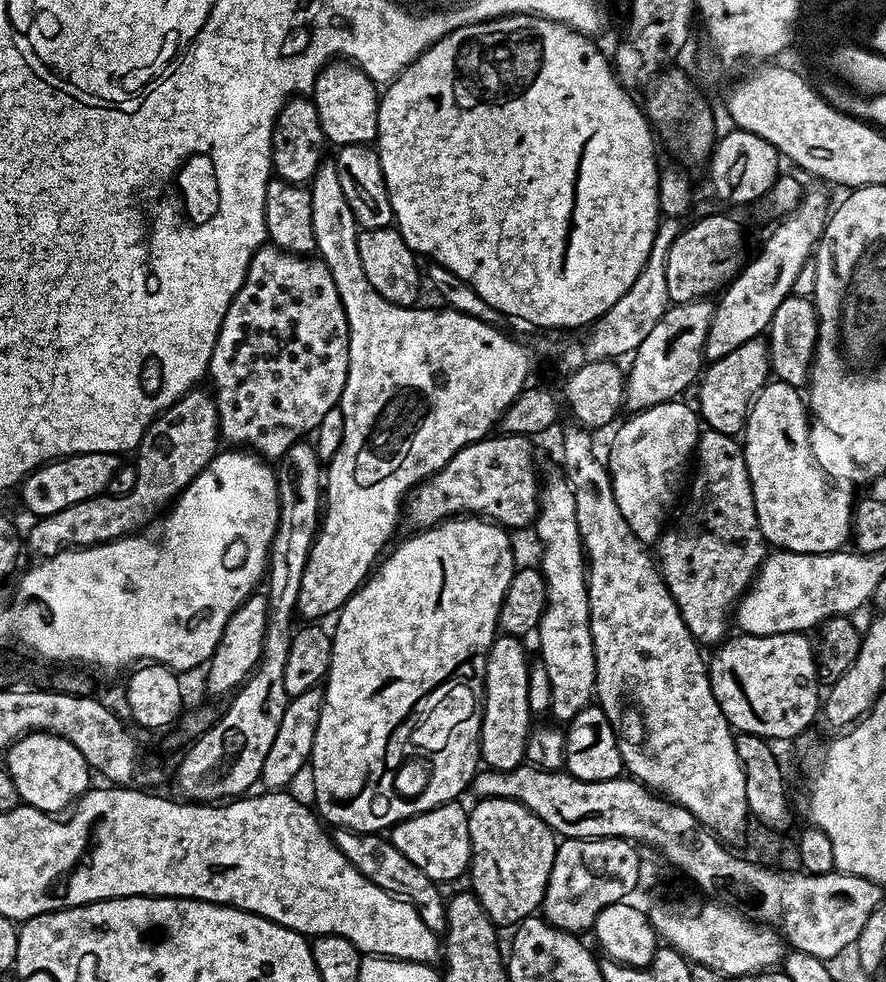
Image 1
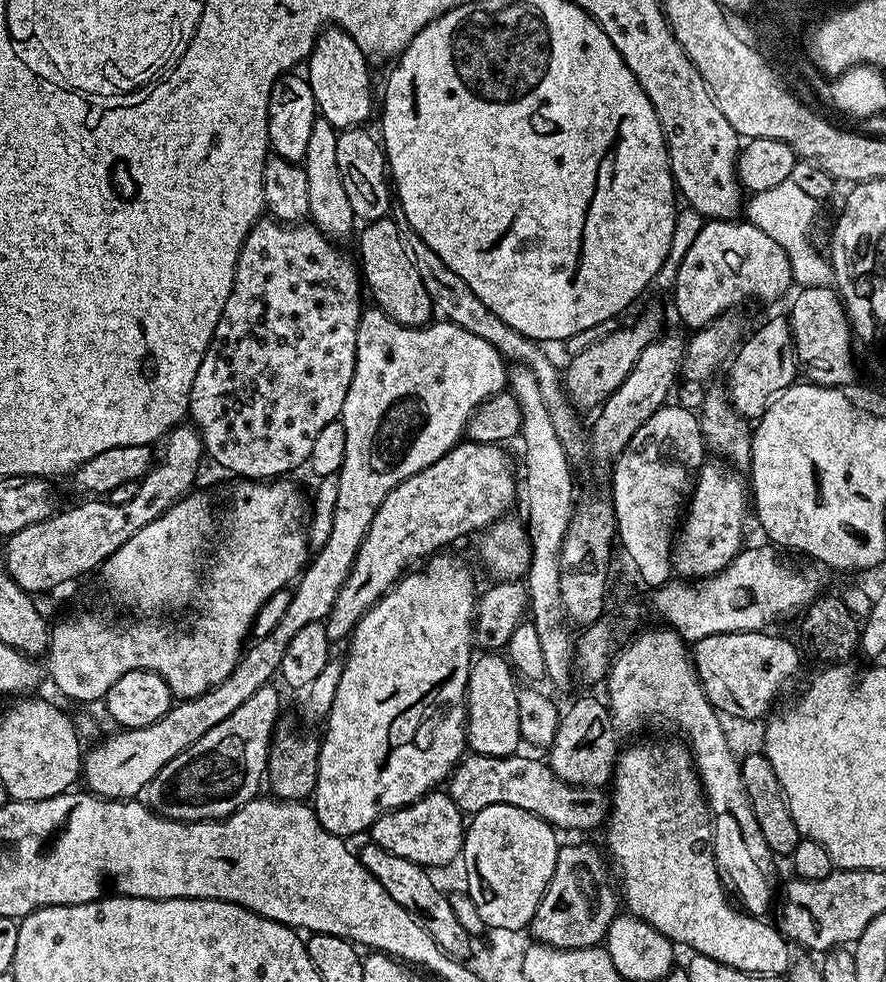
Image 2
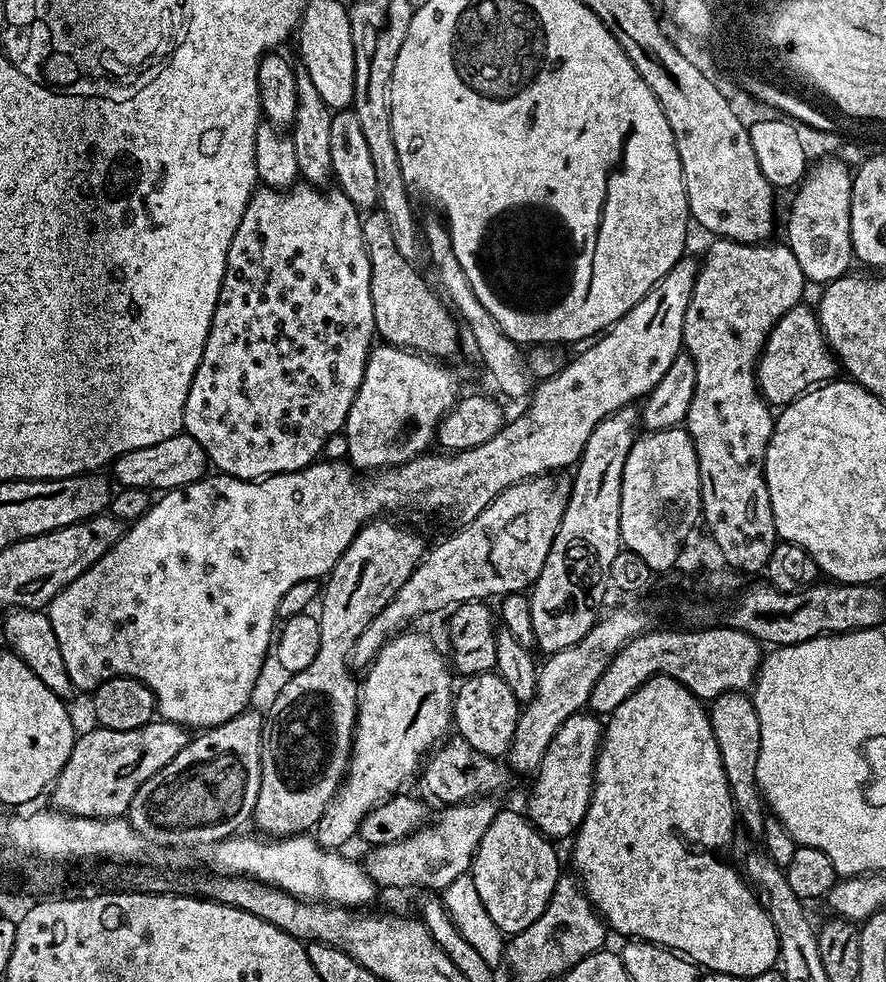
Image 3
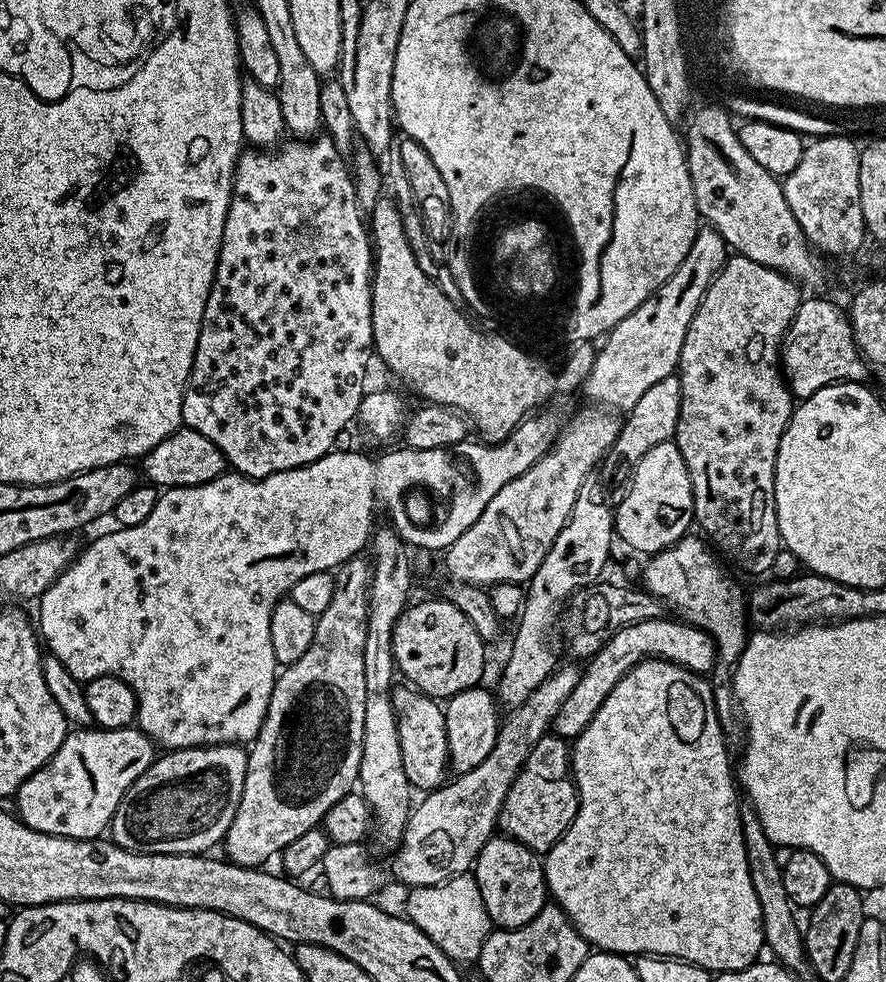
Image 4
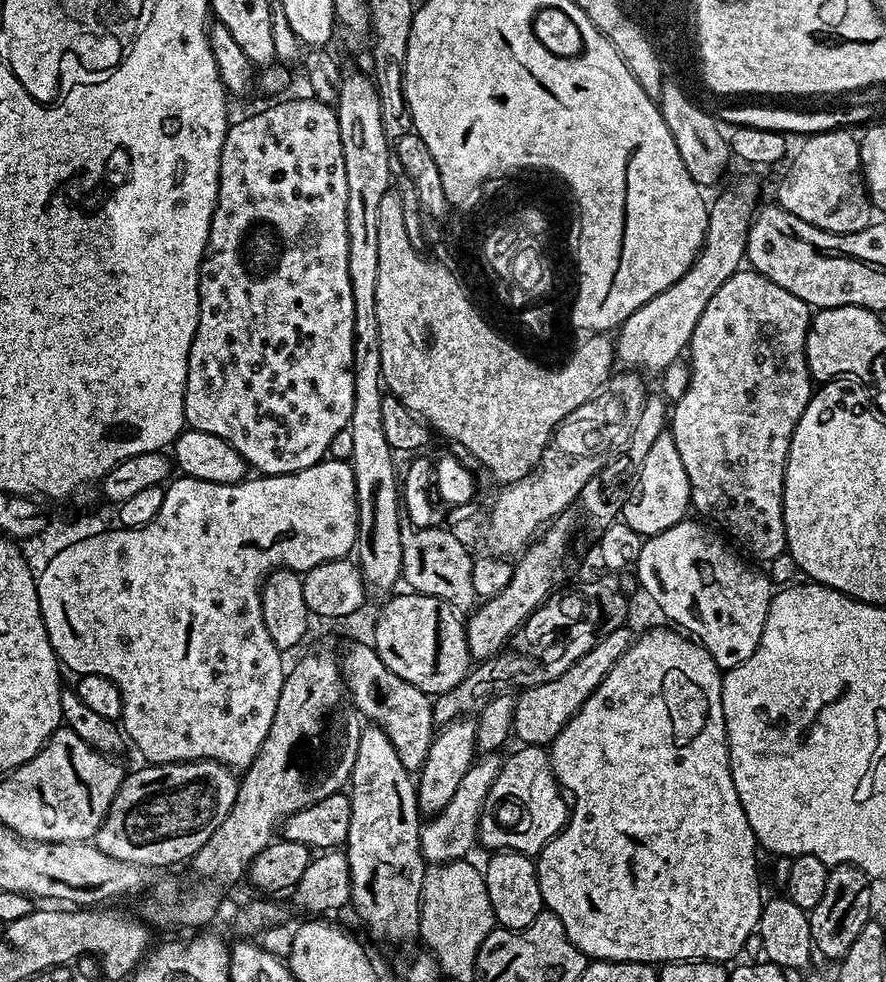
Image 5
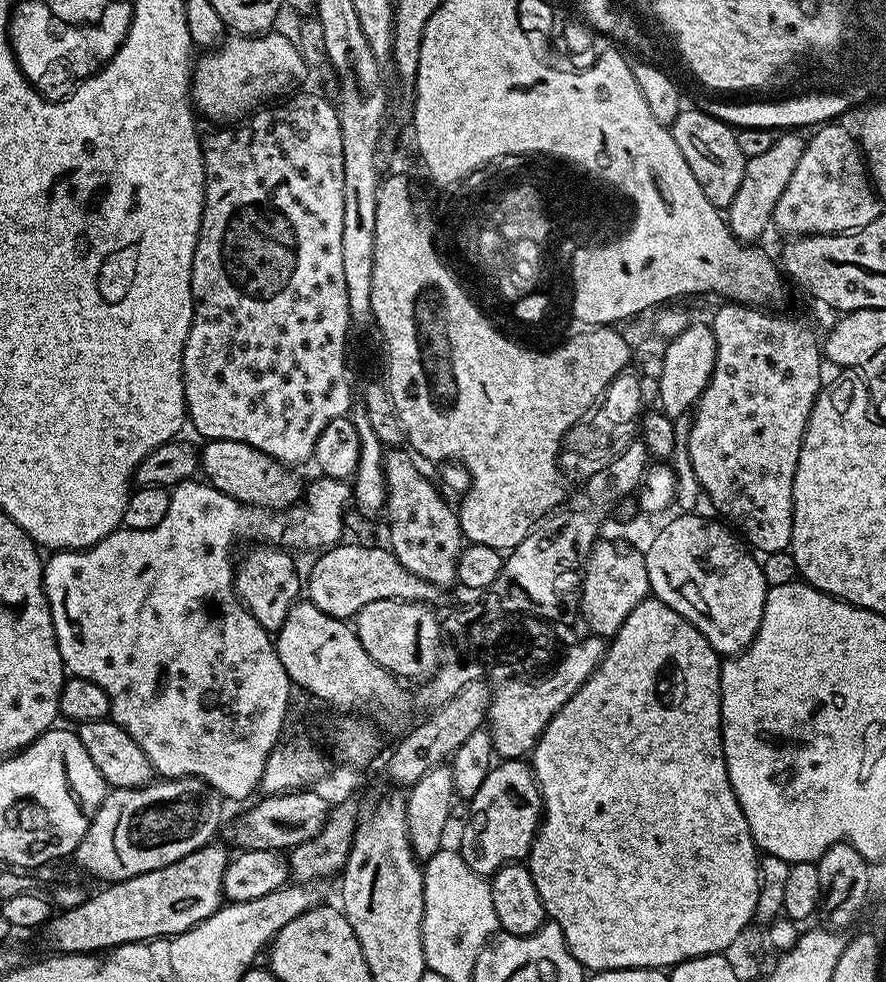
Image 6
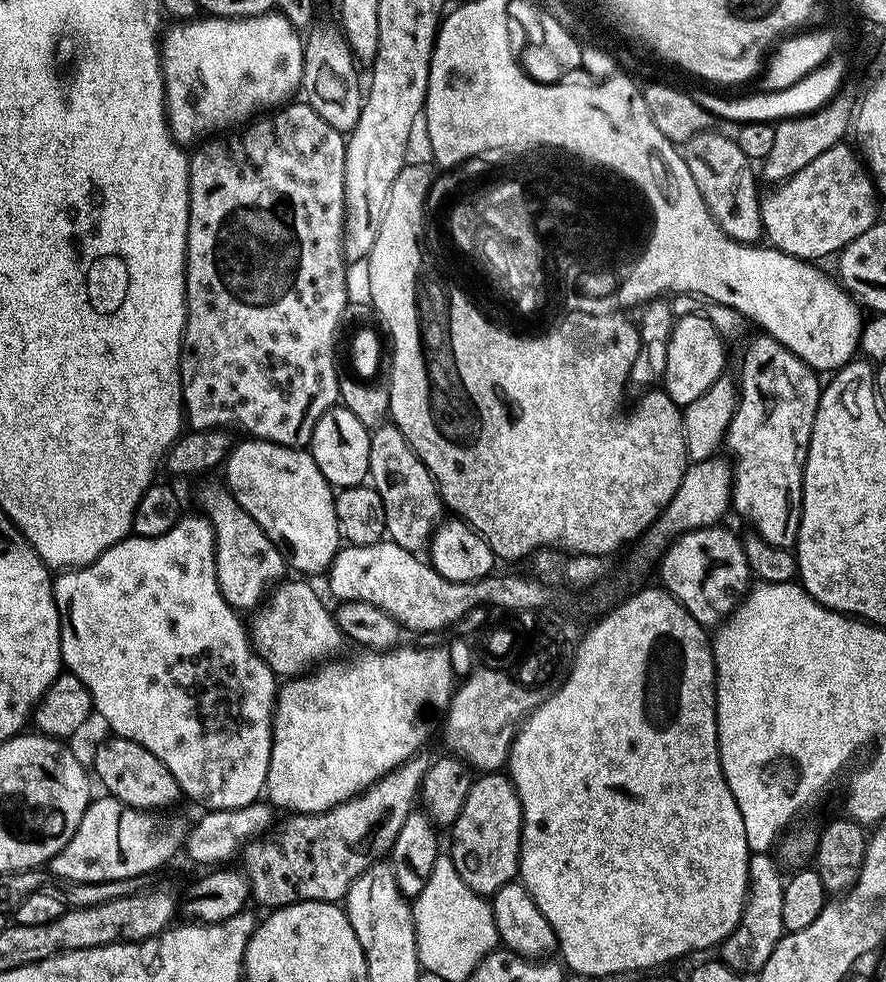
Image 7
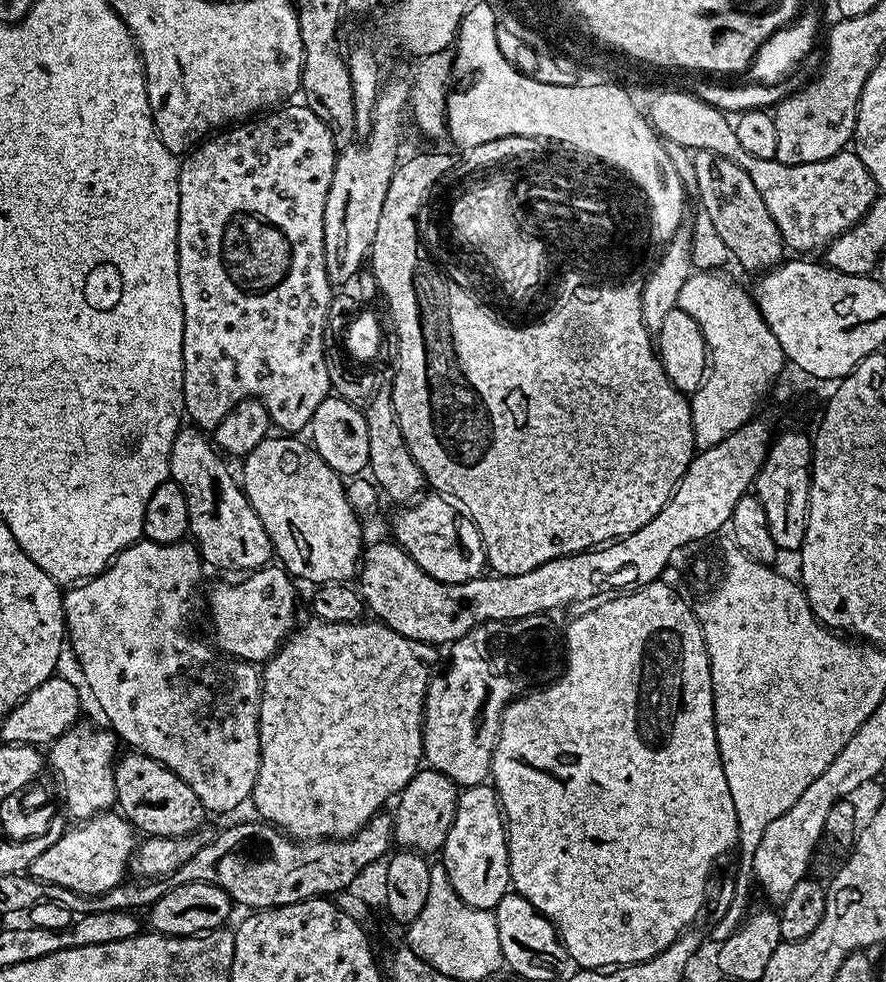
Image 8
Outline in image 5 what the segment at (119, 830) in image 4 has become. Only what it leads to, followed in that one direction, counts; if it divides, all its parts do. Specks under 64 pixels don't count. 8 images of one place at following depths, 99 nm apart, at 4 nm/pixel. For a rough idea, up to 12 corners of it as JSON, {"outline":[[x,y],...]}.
{"outline":[[213,760],[129,771],[94,843],[157,870],[234,806]]}

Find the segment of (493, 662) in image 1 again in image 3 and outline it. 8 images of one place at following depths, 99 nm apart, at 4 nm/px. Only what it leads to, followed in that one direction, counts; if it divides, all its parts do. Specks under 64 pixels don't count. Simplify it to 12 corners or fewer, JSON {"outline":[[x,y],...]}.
{"outline":[[495,671],[467,677],[452,701],[455,731],[503,757],[521,705]]}

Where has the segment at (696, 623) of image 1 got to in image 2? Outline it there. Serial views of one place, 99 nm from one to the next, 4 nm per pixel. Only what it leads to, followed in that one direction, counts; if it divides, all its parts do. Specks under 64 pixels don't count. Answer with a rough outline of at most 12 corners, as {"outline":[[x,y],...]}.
{"outline":[[703,463],[672,546],[693,581],[718,575],[745,547],[746,480]]}

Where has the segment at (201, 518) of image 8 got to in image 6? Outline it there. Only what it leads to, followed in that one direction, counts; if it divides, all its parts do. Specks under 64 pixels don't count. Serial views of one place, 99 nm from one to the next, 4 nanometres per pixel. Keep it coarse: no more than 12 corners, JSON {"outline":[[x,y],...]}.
{"outline":[[257,543],[234,568],[248,613],[275,634],[302,596],[293,553]]}

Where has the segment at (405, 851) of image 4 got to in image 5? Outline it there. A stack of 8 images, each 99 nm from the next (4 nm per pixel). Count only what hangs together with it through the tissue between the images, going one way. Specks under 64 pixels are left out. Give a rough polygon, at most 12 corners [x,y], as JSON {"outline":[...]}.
{"outline":[[484,754],[454,798],[421,827],[429,865],[462,860],[477,843],[480,811],[500,773]]}

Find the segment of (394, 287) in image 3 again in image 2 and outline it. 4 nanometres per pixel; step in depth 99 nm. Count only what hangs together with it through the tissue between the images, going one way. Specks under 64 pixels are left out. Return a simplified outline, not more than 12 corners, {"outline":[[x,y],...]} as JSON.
{"outline":[[369,220],[358,268],[375,307],[423,328],[434,309],[399,223]]}

